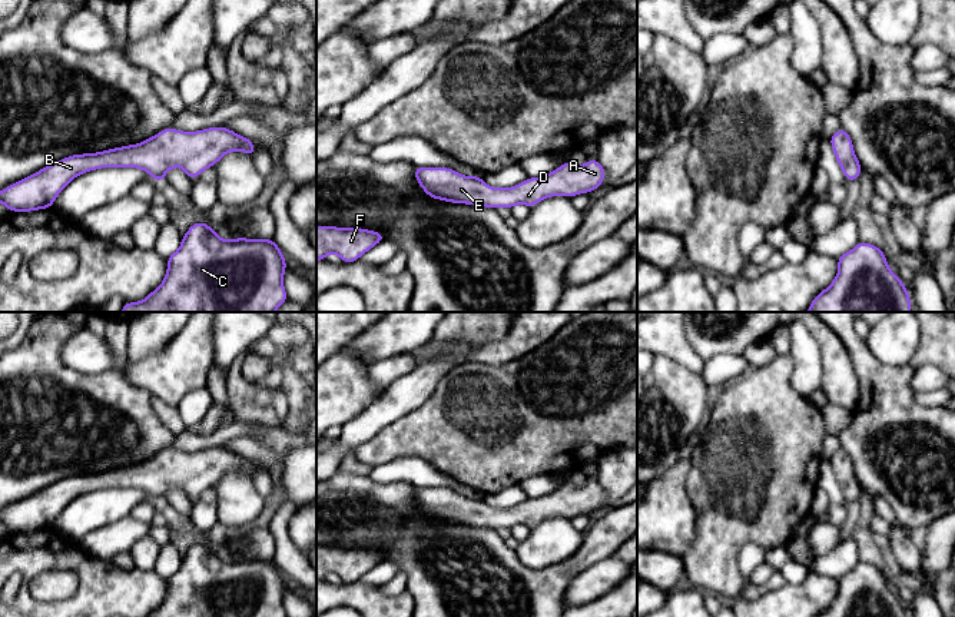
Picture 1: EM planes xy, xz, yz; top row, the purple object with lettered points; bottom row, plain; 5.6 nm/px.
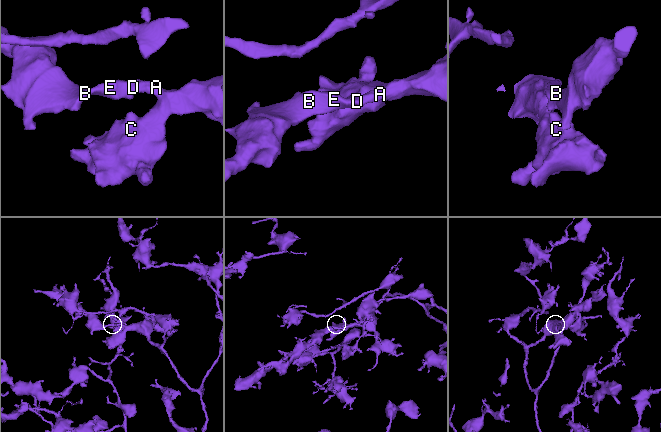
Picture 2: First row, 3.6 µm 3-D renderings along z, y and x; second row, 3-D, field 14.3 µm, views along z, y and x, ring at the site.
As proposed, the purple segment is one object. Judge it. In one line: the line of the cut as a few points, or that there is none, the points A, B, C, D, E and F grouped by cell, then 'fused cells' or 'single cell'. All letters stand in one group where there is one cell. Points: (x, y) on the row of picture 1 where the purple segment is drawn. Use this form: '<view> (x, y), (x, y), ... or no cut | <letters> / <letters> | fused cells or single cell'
no cut | A B C D E F | single cell

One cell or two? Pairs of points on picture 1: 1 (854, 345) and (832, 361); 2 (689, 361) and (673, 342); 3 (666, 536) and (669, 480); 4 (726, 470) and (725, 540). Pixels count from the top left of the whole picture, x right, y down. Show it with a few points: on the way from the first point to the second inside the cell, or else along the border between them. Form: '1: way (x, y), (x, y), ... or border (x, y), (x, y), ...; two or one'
1: border (829, 327), (846, 350), (859, 382); two
2: way (686, 357), (676, 347); one
3: way (666, 521), (666, 494); one
4: way (726, 487), (725, 523); one

